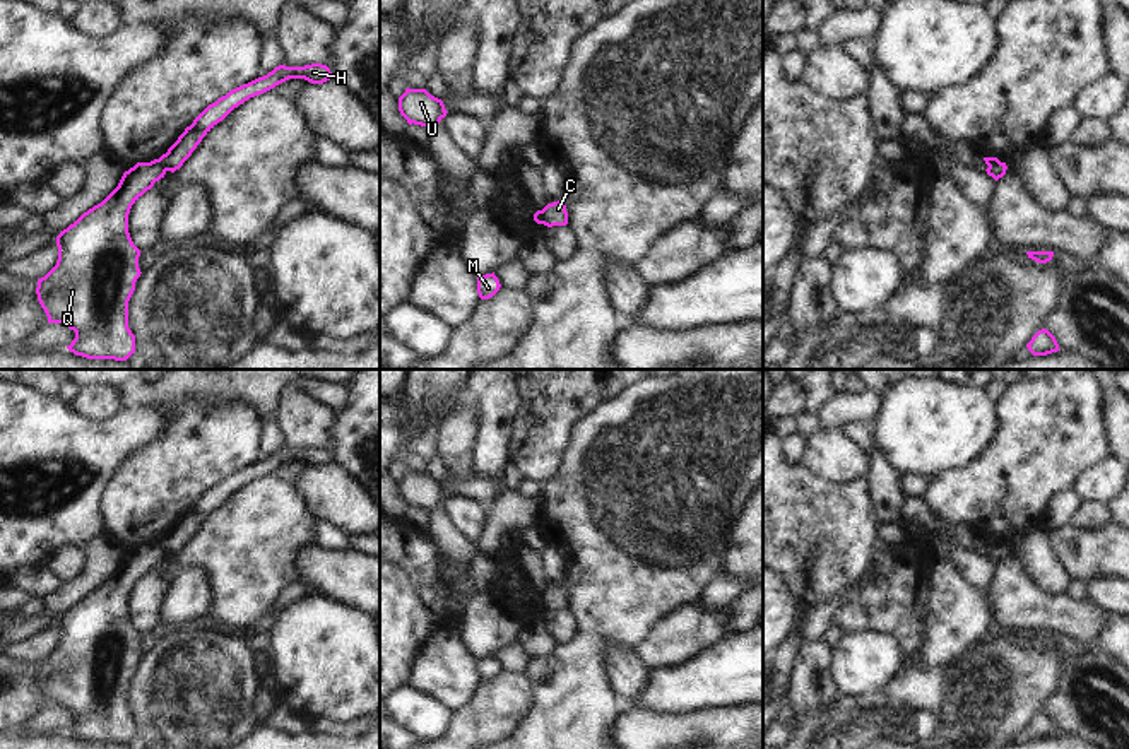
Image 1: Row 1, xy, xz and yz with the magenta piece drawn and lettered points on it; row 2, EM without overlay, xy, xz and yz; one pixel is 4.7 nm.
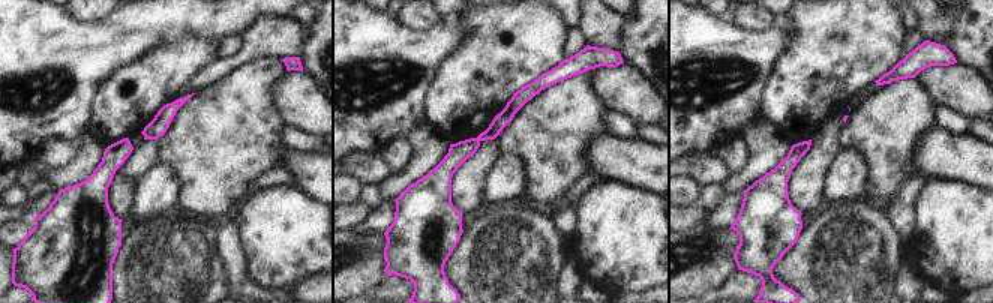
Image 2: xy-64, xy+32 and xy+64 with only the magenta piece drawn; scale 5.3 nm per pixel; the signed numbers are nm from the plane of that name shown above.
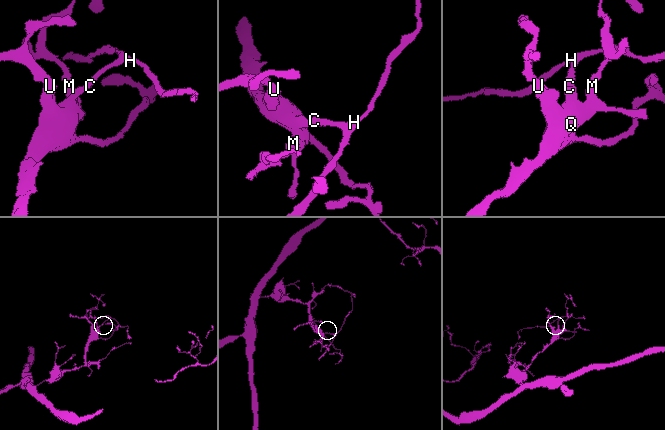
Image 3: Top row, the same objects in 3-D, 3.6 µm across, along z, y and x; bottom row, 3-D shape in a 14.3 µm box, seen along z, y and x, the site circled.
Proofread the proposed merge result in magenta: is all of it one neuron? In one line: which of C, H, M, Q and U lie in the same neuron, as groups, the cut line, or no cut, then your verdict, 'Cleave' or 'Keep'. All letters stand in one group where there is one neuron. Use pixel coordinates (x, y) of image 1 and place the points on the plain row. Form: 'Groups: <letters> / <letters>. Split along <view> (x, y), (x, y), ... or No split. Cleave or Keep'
Groups: C H / M Q U. Split along xy (156, 542), (166, 553). Cleave.

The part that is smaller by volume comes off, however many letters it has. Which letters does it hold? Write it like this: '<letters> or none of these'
C, H

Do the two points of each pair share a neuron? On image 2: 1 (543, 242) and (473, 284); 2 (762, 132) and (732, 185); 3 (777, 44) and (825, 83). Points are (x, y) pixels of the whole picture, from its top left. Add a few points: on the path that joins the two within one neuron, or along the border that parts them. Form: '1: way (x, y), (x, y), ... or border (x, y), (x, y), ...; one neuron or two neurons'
1: way (525, 254), (513, 255), (501, 267), (491, 267); one neuron
2: way (762, 146), (762, 158), (746, 174); one neuron
3: border (788, 27), (786, 48), (767, 78); two neurons

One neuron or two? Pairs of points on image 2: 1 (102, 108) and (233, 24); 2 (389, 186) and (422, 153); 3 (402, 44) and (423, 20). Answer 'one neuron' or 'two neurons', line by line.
1: two neurons
2: one neuron
3: two neurons

